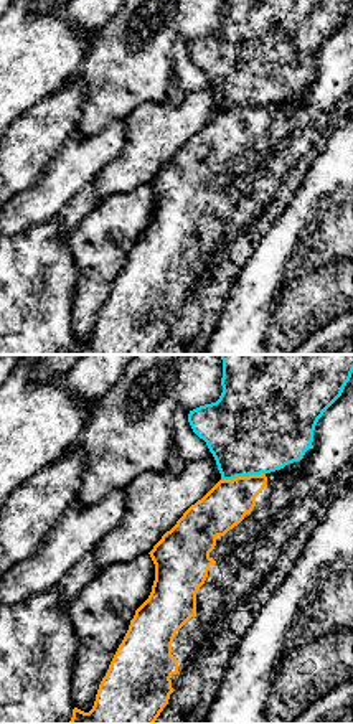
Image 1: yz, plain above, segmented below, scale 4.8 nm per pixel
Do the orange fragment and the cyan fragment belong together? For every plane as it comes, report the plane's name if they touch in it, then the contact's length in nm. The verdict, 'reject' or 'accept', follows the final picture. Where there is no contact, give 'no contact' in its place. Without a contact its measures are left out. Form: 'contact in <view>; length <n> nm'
contact in yz; length 220 nm

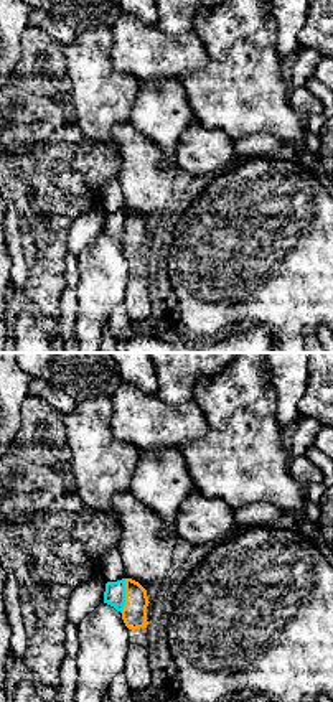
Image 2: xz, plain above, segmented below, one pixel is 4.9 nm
contact in xz; length 170 nm

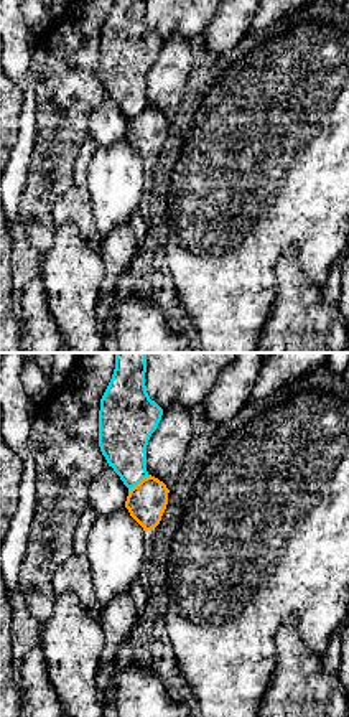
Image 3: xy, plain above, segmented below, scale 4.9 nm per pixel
contact in xy; length 130 nm

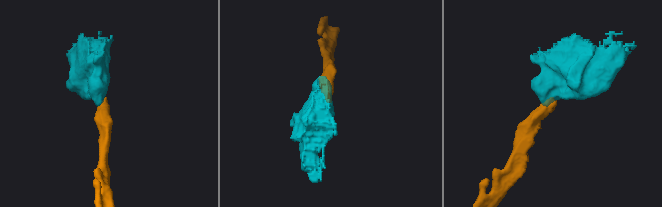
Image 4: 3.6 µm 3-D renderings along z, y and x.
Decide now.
reject

